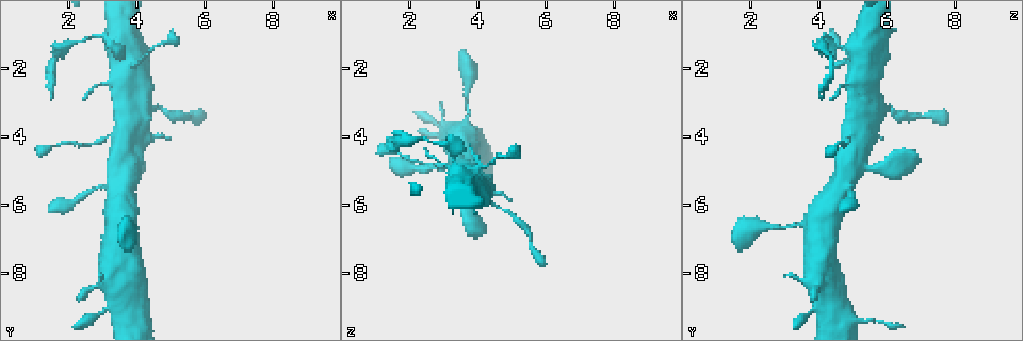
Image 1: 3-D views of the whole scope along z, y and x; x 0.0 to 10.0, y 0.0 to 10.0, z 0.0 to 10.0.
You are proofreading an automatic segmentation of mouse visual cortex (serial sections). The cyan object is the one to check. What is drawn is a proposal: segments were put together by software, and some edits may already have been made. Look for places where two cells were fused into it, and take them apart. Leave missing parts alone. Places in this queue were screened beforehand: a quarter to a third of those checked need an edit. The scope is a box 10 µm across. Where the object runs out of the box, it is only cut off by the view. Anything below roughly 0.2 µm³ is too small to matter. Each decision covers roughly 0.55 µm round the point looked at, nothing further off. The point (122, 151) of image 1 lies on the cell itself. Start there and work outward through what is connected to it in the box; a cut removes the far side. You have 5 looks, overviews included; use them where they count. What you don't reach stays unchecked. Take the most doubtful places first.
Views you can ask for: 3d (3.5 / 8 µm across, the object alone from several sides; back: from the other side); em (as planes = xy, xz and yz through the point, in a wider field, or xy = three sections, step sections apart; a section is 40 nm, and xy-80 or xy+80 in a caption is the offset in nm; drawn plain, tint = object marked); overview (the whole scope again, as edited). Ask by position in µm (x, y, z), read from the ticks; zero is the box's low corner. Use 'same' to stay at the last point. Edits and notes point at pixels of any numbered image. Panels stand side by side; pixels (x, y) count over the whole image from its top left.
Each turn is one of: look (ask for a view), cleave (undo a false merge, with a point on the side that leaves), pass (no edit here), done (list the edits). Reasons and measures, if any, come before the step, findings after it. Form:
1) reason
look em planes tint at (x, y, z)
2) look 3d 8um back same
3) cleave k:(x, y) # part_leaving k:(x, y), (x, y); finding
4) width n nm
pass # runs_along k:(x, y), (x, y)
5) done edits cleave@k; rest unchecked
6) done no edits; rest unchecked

sharp bend
look 3d 3.5um at (3.90, 9.35, 4.60)

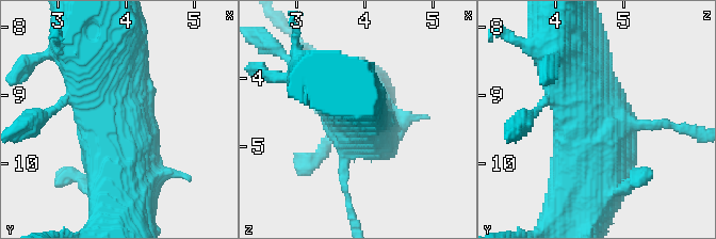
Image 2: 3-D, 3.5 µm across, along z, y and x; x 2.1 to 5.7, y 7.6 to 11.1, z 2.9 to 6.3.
shape alone is not enough
look em xy step 1 tint at (3.95, 9.35, 4.65)

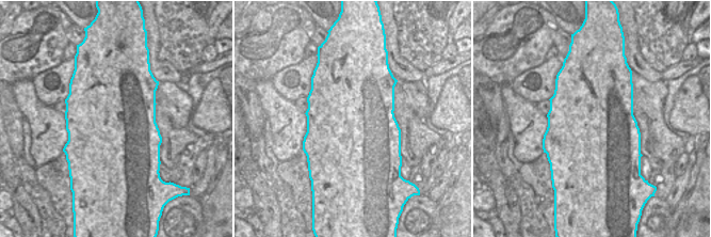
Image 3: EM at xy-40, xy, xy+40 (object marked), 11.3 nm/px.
pass # runs_along 2:(107, 52), (119, 125), (83, 161); one cell here

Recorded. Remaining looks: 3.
narrows sharply
look 3d 8um at (3.40, 1.45, 5.10)

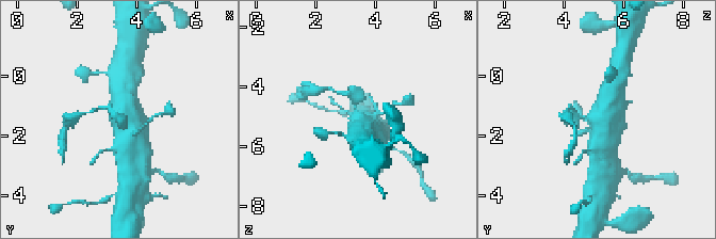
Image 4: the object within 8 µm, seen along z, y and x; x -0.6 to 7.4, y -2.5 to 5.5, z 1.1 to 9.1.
look em xy step 1 tint same

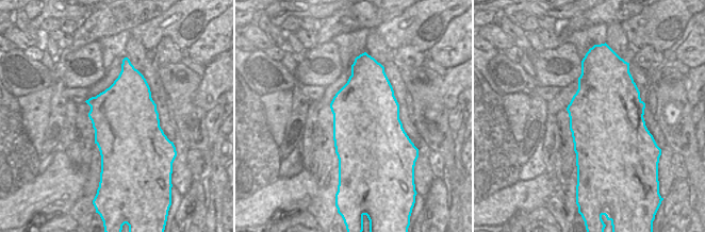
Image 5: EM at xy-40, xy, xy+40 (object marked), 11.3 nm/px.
cleave 4:(354, 91) # part_leaving 4:(356, 107), (348, 94), (321, 90); two cells meet here

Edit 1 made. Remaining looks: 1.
done edits cleave@4; rest unchecked

